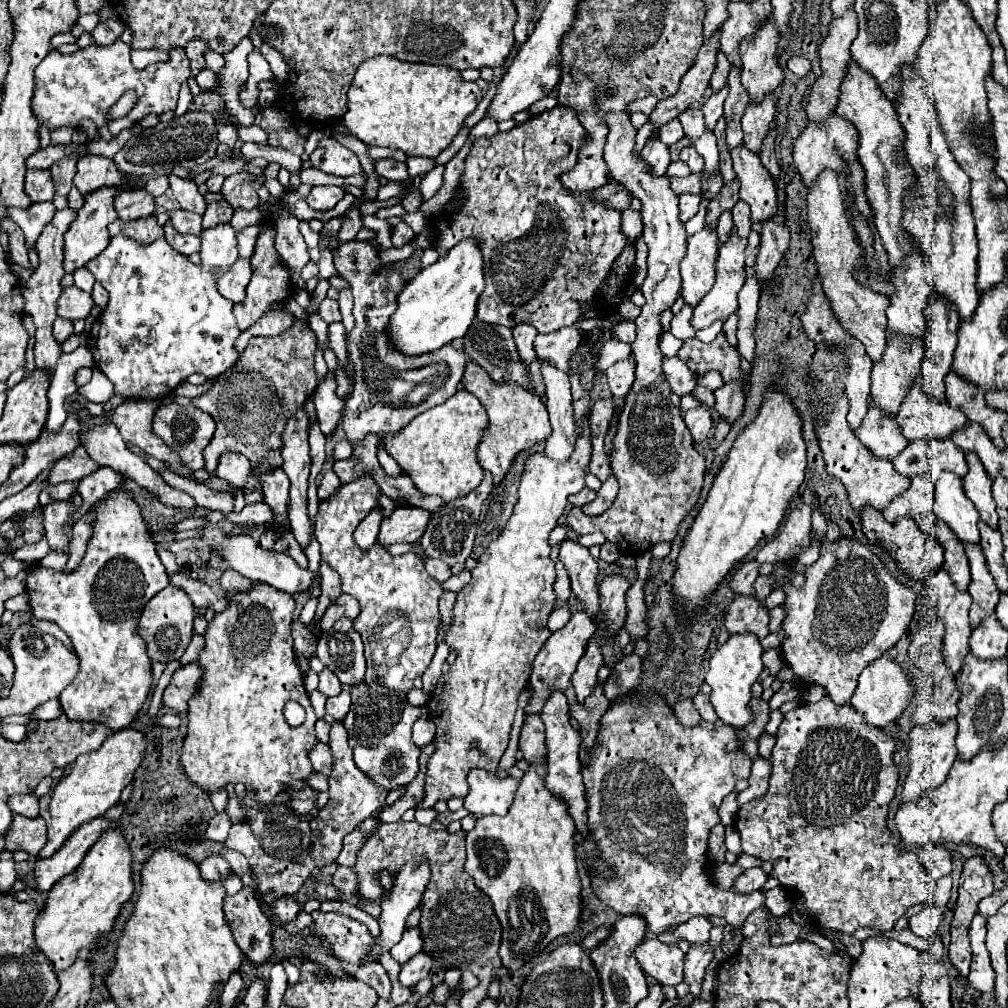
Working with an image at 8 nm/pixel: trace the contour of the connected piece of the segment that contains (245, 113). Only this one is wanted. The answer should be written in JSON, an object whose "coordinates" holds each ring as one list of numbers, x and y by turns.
{"coordinates":[[246,36,234,50,222,54,226,64,224,64,224,70,216,72,216,88,214,92,222,96,228,112,236,118,236,122,240,126,252,126,254,124,254,112,244,108,238,94,242,90,242,84,244,80,248,78,248,64,246,64,246,56,248,52,252,50,252,44,250,44,250,38]]}

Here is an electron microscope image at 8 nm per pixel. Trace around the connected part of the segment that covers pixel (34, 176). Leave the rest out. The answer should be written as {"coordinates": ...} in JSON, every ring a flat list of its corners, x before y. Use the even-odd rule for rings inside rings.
{"coordinates":[[28,170,26,172,26,194,32,202,46,202,54,198,54,182,50,170]]}

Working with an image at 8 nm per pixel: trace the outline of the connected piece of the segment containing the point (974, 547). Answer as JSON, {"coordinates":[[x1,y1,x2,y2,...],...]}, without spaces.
{"coordinates":[[964,544,964,548,966,548,966,556,970,562,970,570,972,570,972,582,968,586,974,598,972,608,970,608,970,622,972,626,976,626,980,624,980,618,994,612,1000,590,996,588,996,582,986,568,986,558,984,558,980,544]]}

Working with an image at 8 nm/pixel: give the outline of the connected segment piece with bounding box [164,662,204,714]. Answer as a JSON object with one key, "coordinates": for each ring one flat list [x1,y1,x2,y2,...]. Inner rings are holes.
{"coordinates":[[196,662,182,666,174,676,170,686,164,690,164,704,174,712,184,714,188,710,188,700,196,694,204,670]]}

